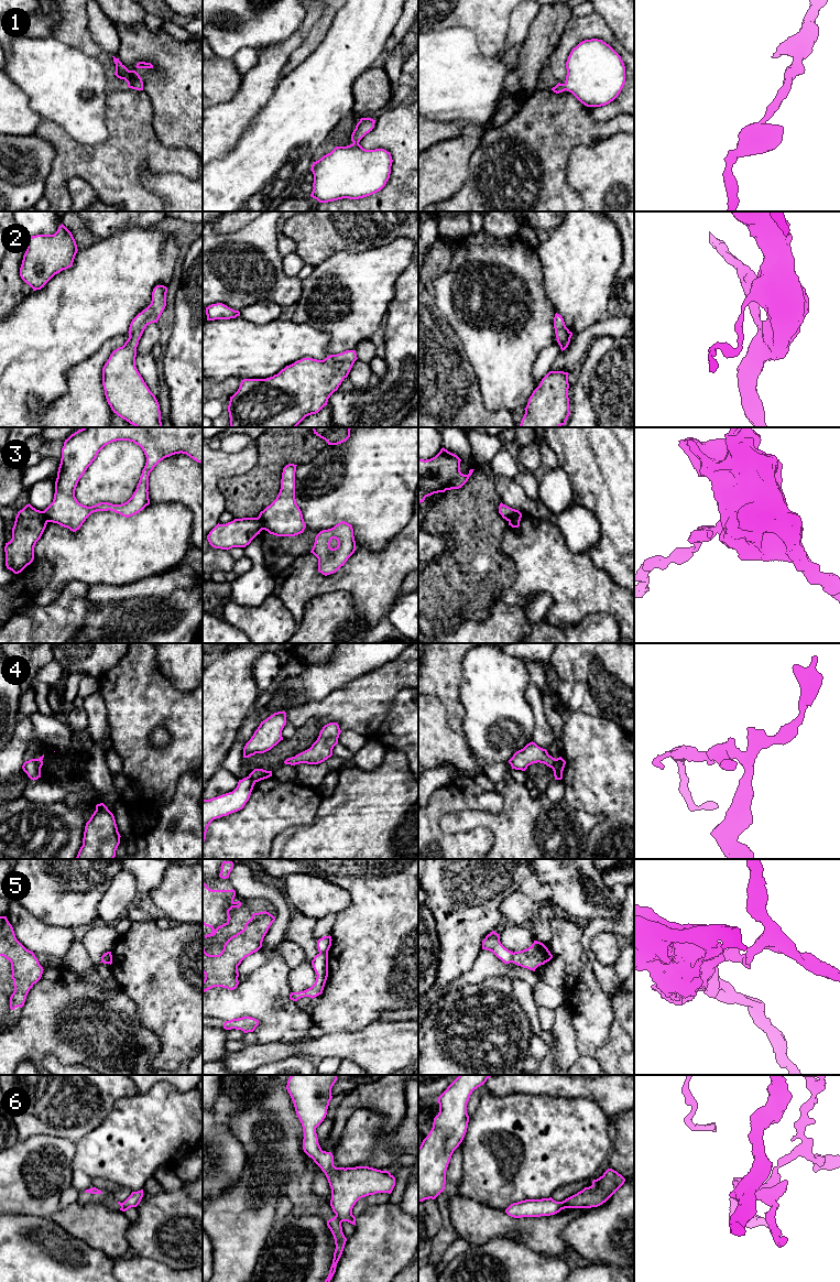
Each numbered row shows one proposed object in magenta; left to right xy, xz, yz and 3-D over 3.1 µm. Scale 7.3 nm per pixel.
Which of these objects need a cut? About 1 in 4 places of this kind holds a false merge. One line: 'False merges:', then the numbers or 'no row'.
False merges: 3, 4, 5, 6

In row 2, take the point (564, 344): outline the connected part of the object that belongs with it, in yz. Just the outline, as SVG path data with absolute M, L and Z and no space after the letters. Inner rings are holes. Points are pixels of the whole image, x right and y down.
M557 313L555 314L555 317L554 317L554 328L555 328L555 334L557 338L556 340L563 351L568 347L572 333L566 327L561 315Z

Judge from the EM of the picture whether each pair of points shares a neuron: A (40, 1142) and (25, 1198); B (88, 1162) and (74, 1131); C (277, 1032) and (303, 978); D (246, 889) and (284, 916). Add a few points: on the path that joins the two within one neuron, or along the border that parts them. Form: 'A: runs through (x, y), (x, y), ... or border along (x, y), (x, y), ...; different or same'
A: runs through (28, 1156), (18, 1166), (18, 1173), (23, 1184); same
B: border along (100, 1125), (76, 1142); different
C: border along (291, 968), (288, 975), (290, 991); different
D: runs through (258, 890), (269, 892), (281, 904); same

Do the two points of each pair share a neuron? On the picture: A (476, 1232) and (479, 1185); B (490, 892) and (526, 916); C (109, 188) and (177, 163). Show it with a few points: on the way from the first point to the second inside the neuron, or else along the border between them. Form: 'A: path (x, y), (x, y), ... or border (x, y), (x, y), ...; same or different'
A: border (458, 1195), (503, 1209); different
B: border (528, 897), (512, 892), (501, 903), (502, 915); different
C: path (126, 172), (141, 156), (161, 159); same

